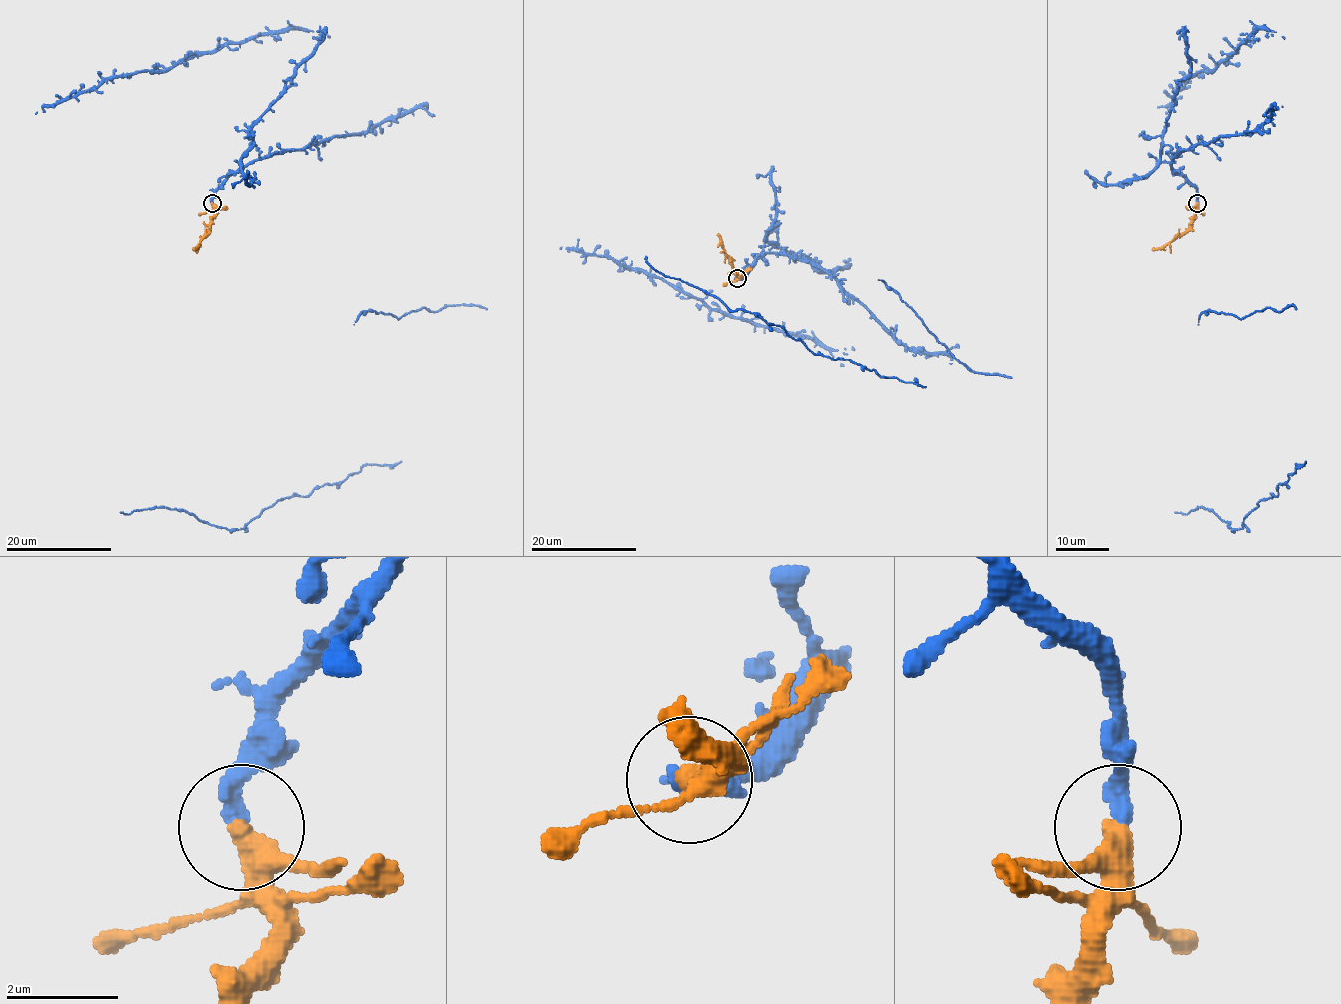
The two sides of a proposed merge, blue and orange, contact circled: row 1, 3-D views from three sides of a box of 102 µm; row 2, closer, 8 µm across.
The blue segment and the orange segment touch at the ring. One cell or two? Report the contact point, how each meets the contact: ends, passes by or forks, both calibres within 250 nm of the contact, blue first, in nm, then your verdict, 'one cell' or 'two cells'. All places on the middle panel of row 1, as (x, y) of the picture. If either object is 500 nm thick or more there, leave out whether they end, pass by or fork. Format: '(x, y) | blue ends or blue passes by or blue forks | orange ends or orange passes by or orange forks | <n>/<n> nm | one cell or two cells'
(737, 278) | blue ends | orange passes by | 360/360 nm | one cell

